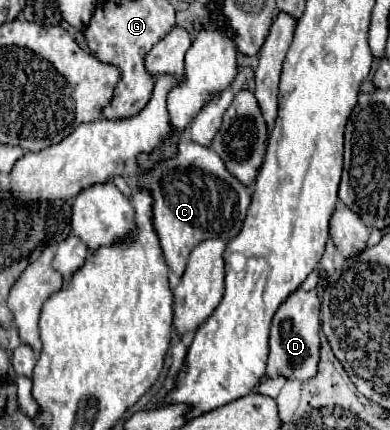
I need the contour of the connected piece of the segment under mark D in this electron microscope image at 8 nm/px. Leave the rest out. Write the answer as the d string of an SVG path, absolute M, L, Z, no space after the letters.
M297 288L275 312L269 334L269 362L265 376L285 376L287 380L309 380L317 374L319 348L321 348L321 322L319 322L319 296L317 290Z

